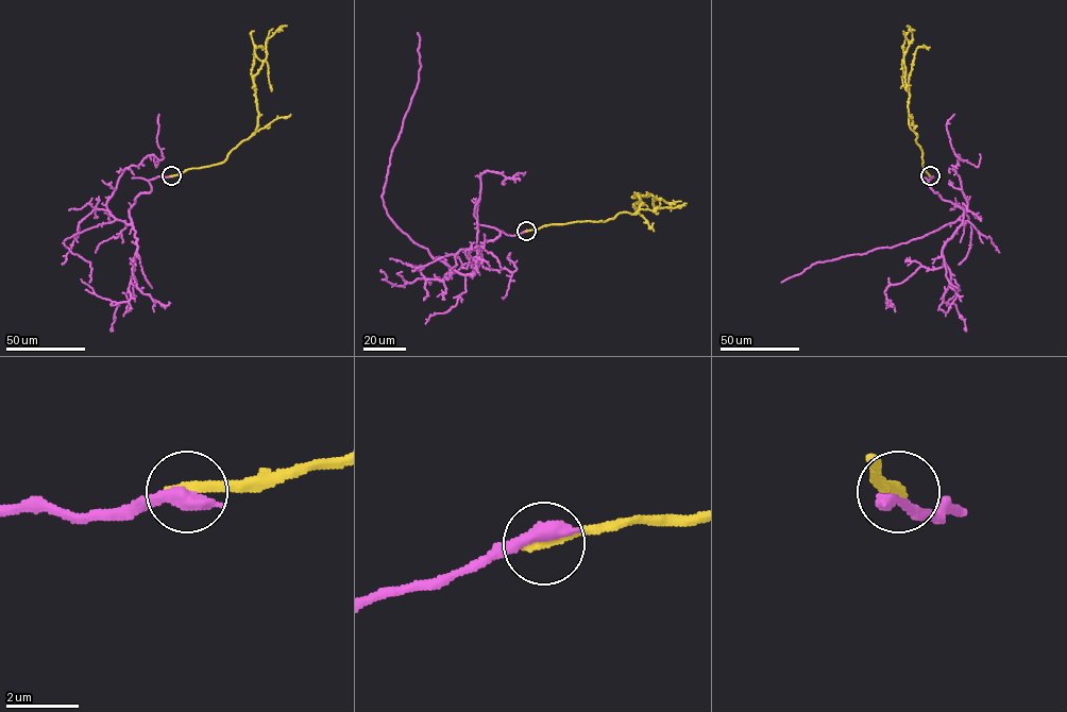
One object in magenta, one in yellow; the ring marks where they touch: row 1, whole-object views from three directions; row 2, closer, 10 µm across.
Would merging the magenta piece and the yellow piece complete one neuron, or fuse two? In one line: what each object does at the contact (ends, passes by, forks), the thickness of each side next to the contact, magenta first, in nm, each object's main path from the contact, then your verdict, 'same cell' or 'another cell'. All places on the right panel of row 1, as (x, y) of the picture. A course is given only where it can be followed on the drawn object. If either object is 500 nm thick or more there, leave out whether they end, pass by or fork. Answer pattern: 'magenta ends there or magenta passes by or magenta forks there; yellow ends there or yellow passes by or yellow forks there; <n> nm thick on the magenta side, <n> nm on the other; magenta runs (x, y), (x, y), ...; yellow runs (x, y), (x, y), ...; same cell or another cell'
500 nm thick on the magenta side, 320 nm on the other; magenta runs (930, 175), (930, 188), (963, 209), (962, 224), (958, 220), (891, 248), (815, 263), (781, 282); yellow runs (930, 175), (909, 123), (910, 94), (902, 83), (902, 64), (909, 46), (908, 26); another cell

